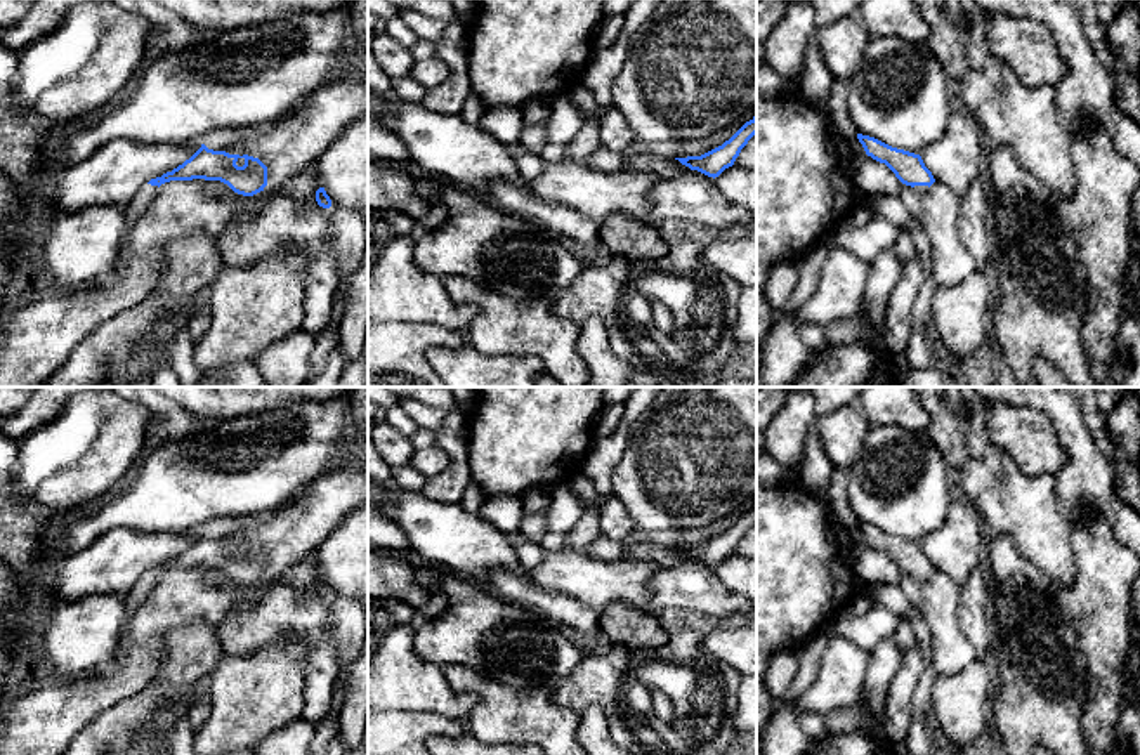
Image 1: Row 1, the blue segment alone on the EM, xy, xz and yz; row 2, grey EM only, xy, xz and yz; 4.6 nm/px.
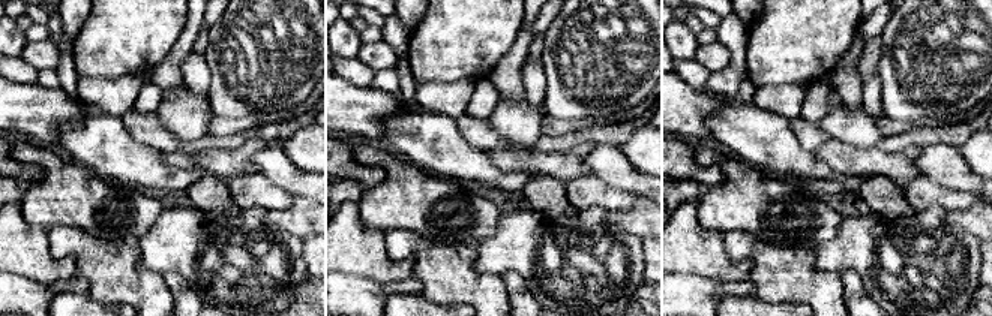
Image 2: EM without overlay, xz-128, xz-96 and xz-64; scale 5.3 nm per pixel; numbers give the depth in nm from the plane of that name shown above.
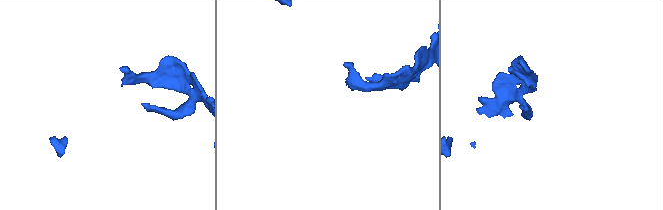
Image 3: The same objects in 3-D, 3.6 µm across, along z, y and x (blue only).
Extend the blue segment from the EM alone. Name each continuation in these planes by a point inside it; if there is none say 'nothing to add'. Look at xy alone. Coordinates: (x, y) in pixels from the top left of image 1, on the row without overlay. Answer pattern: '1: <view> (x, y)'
1: xy (146, 582)

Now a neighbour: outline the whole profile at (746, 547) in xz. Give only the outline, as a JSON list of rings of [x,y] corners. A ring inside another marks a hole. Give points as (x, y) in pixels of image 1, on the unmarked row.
[[[757,522],[741,538],[741,542],[736,547],[734,554],[741,555],[741,557],[755,557],[757,555]]]

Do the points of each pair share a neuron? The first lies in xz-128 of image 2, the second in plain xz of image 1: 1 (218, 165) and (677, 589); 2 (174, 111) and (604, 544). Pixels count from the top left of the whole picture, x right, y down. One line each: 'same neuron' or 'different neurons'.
1: different neurons
2: same neuron

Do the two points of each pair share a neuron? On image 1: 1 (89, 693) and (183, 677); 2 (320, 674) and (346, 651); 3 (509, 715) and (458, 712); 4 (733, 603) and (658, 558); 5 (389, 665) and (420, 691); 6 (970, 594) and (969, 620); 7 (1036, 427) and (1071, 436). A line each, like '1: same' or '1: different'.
1: different
2: different
3: different
4: different
5: same
6: same
7: different

